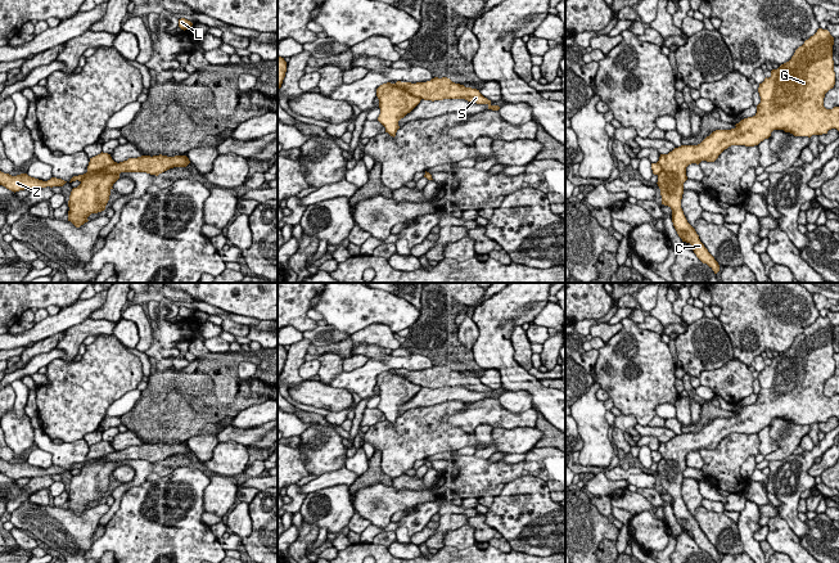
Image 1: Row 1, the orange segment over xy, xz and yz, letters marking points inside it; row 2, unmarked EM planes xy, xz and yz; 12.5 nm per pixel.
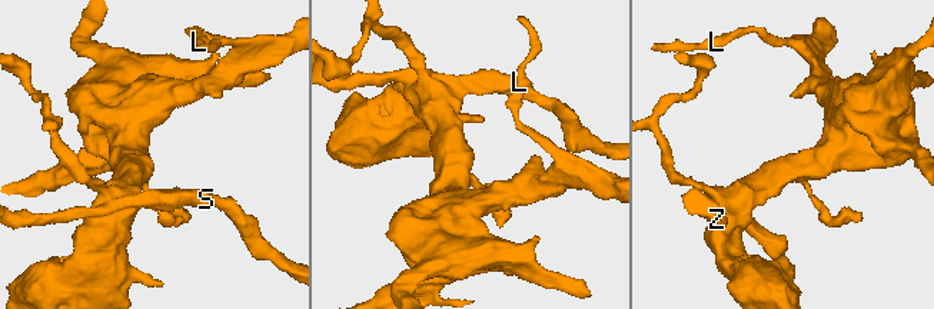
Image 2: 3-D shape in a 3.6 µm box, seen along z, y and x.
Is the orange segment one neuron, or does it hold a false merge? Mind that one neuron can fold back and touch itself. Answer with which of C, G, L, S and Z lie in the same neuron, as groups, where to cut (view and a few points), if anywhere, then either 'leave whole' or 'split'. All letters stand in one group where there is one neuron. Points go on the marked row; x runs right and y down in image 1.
groups C G L S Z; cut none; leave whole

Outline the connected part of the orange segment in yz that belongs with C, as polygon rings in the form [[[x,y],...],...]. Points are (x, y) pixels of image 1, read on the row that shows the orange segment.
[[[818,28],[817,32],[799,46],[791,59],[771,71],[771,76],[759,84],[758,93],[761,103],[757,113],[736,123],[731,130],[716,130],[698,145],[681,145],[668,154],[660,154],[657,163],[651,163],[653,174],[658,176],[662,204],[672,210],[672,222],[682,242],[690,243],[696,257],[707,264],[714,274],[720,265],[700,242],[695,229],[687,222],[681,208],[684,183],[687,180],[686,167],[702,161],[714,162],[718,156],[731,145],[758,145],[771,136],[773,130],[784,130],[794,136],[808,136],[827,134],[829,130],[839,131],[839,107],[826,109],[824,107],[825,94],[835,85],[833,60],[834,37],[827,30]]]

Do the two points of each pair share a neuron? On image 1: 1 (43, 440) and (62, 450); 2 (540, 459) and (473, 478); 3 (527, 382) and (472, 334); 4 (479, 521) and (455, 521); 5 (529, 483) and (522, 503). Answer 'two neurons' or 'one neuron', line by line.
1: one neuron
2: one neuron
3: two neurons
4: two neurons
5: one neuron

